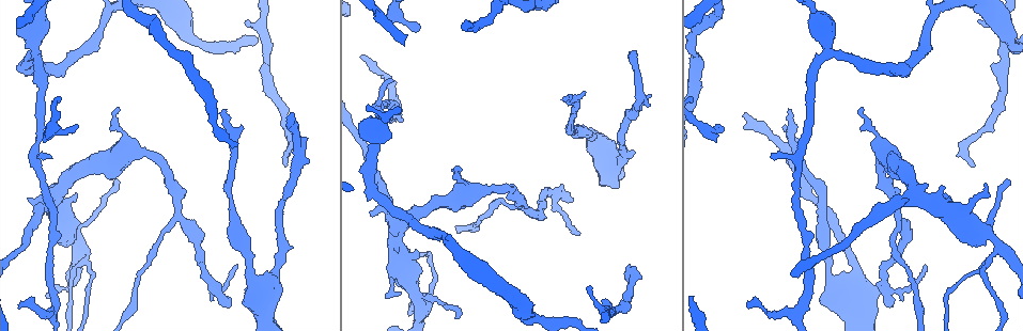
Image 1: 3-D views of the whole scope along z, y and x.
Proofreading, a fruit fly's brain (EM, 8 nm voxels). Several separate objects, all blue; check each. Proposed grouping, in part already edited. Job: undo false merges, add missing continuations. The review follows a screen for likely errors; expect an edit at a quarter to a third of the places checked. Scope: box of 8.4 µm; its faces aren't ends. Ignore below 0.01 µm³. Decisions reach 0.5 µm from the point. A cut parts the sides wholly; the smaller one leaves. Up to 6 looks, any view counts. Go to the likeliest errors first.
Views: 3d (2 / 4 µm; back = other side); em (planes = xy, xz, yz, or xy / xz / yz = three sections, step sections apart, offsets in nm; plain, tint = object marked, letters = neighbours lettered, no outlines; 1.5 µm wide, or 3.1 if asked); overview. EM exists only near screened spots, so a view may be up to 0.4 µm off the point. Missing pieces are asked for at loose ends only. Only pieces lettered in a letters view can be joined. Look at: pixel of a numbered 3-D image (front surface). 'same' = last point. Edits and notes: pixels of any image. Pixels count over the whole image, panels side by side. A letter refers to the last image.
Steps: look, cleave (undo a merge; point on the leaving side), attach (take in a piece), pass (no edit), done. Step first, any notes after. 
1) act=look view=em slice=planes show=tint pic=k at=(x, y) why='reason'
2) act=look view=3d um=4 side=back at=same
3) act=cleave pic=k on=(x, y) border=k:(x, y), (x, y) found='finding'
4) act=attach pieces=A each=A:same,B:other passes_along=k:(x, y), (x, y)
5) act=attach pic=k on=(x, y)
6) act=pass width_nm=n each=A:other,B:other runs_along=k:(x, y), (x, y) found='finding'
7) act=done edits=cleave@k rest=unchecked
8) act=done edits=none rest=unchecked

act=look view=em slice=planes show=tint pic=1 at=(617, 187) why='stops while still wide'

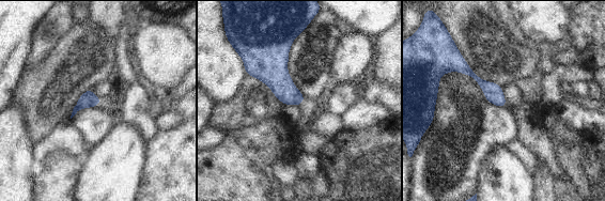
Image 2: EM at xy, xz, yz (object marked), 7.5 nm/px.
act=look view=em slice=planes show=letters at=same

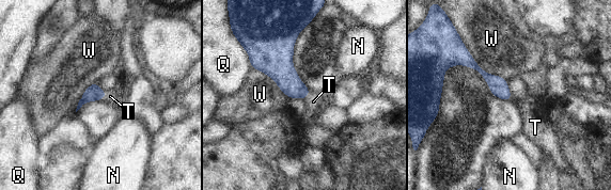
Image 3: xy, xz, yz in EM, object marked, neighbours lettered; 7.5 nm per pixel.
act=attach pieces=T longest_contact=W:460nm each=N:other,Q:other,T:same,W:other passes_along=3:(284, 75), (308, 96), (313, 101) found='the neuron continues'

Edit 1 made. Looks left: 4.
act=look view=3d um=2 pic=1 at=(715, 141) why='an open end'

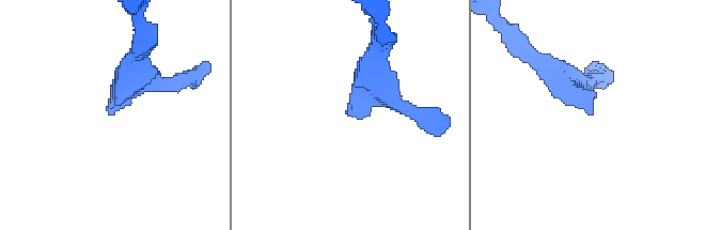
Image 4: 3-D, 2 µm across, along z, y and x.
act=look view=em slice=planes show=letters pic=4 at=(590, 113) why='need the tissue'

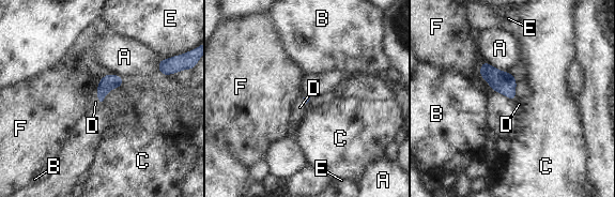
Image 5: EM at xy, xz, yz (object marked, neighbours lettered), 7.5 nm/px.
act=attach pieces=D each=A:other,B:other,C:other,D:same,E:other,F:other passes_along=5:(109, 81), (97, 96), (95, 102) found='it goes on there'

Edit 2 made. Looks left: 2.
act=look view=em slice=planes show=plain pic=1 at=(986, 185) why='branch stops here'

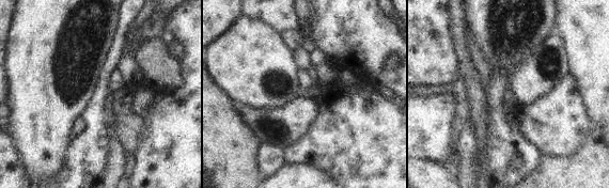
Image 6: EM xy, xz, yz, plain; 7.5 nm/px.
act=look view=em slice=planes show=letters at=same

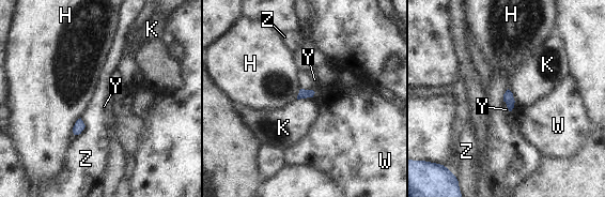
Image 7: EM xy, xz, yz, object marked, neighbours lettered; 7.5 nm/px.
act=pass each=H:other,K:other,W:other,Y:other,Z:other border=7:(311, 96), (297, 100) found='none of them fits'

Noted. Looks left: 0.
act=done edits=attach@3,attach@5 rest=unchecked

